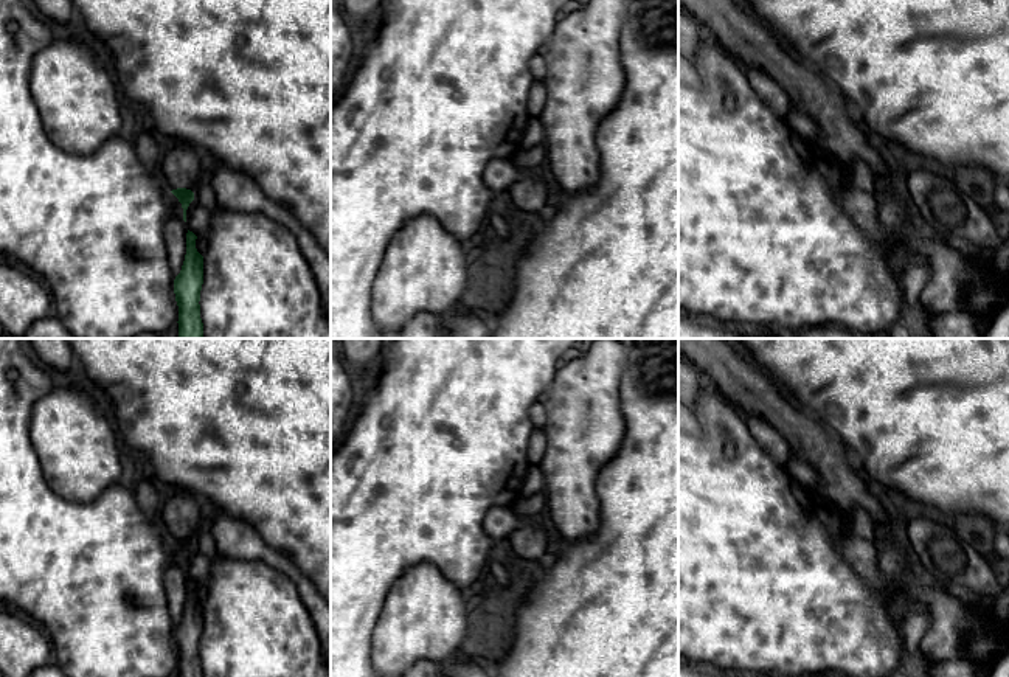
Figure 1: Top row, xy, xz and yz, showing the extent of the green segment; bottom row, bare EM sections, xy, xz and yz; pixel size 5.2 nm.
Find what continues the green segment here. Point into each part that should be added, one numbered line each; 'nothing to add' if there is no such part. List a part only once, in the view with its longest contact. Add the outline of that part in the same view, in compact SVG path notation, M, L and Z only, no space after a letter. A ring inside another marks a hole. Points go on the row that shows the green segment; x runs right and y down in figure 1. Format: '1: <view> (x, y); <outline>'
1: xy (180, 165); M174 141L161 160L163 182L169 191L186 188L194 191L200 174L199 151L186 143Z

